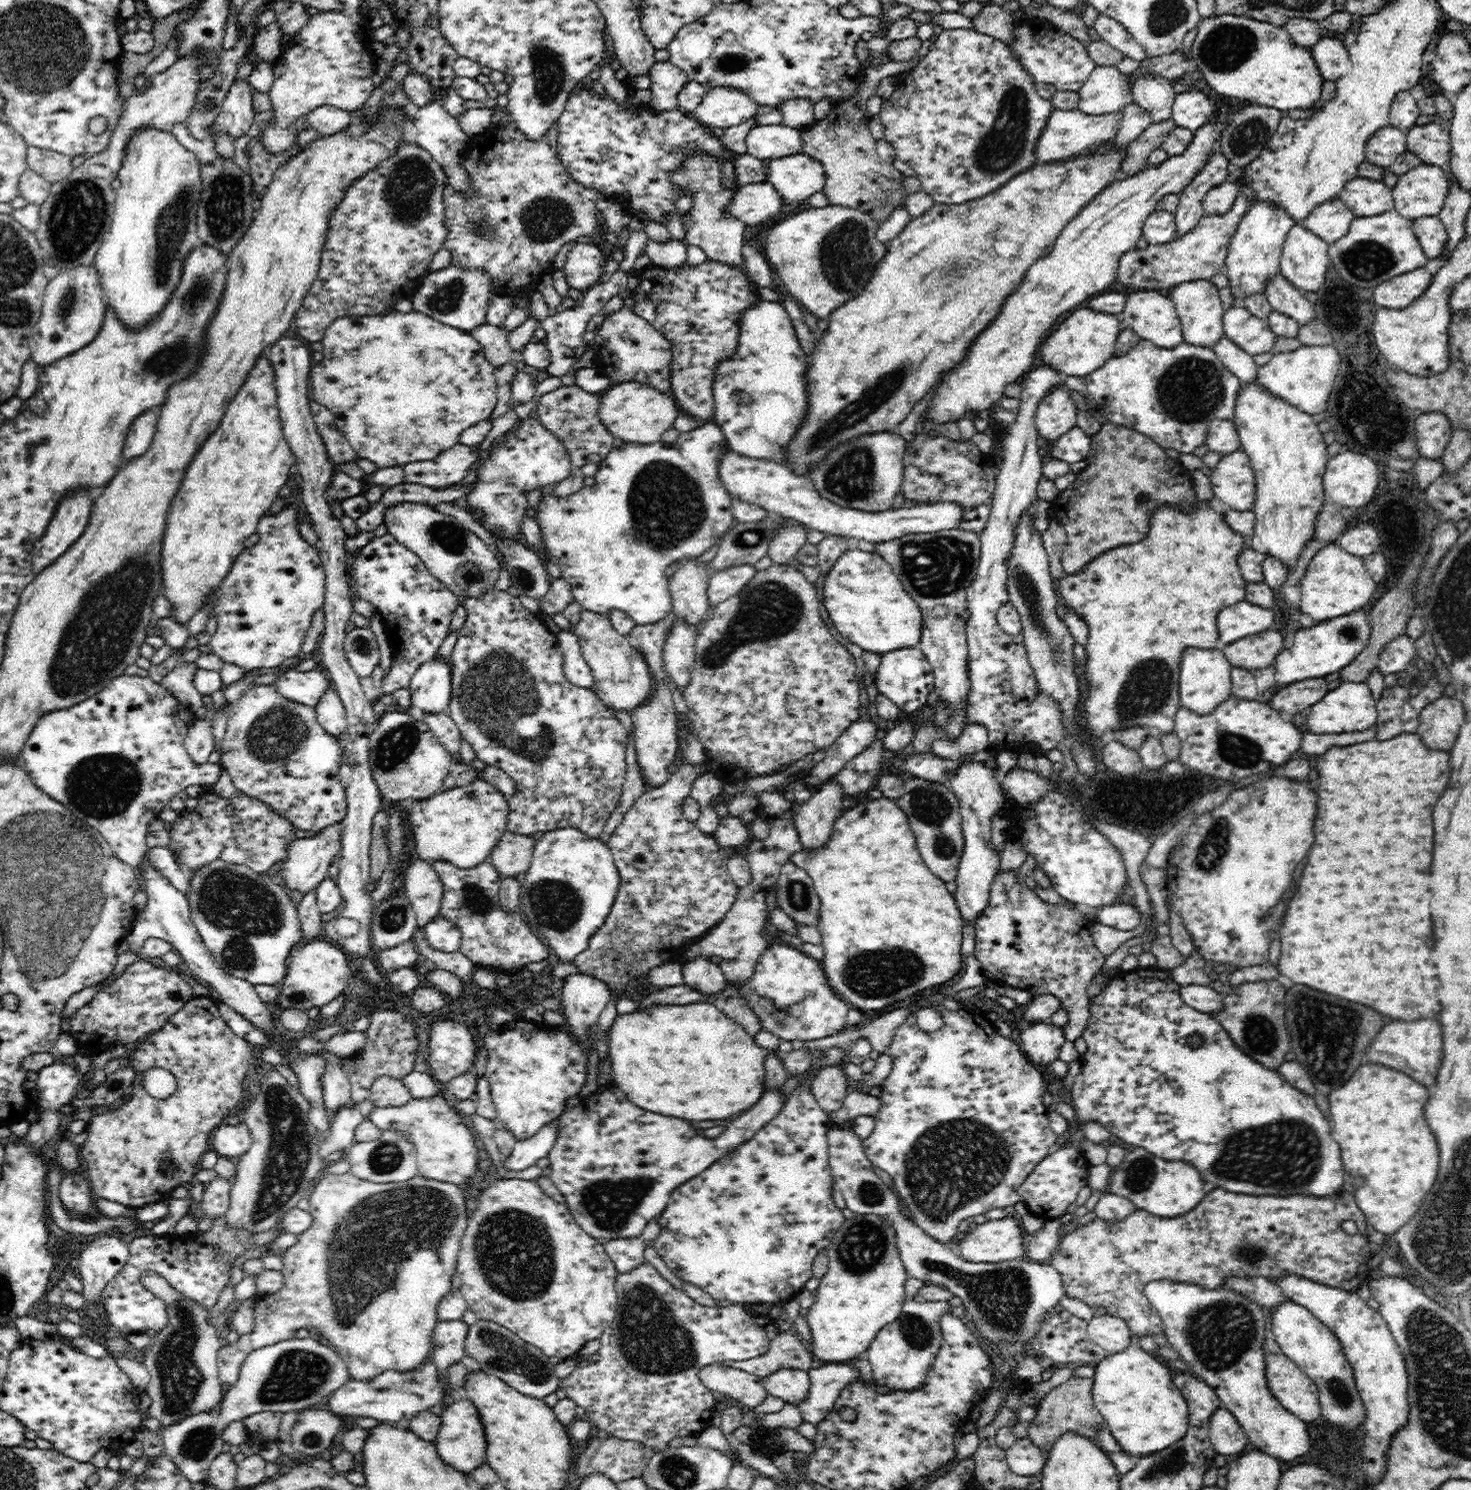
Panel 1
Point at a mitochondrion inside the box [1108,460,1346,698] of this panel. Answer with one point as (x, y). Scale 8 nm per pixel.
(1144, 498)

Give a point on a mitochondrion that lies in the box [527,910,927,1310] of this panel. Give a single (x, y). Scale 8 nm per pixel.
(610, 1205)

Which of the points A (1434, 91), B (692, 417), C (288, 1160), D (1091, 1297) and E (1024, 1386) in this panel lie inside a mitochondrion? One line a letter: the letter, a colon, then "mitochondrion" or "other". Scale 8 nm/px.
A: other
B: other
C: mitochondrion
D: other
E: other

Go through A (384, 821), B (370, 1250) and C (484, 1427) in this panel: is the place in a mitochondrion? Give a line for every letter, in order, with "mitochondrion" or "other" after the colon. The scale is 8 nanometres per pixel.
A: other
B: mitochondrion
C: other

